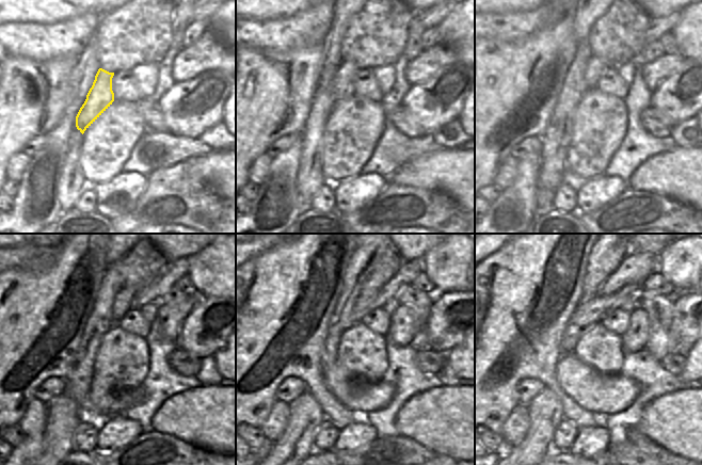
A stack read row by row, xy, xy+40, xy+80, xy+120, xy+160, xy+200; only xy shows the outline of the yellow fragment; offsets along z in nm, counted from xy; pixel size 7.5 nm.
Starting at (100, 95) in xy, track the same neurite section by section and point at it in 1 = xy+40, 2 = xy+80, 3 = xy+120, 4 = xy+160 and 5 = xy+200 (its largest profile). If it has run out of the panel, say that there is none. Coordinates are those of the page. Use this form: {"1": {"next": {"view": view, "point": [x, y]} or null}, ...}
{"1": {"next": {"view": "xy+40", "point": [341, 85]}}, "2": {"next": {"view": "xy+80", "point": [595, 67]}}, "3": {"next": {"view": "xy+120", "point": [123, 300]}}, "4": {"next": {"view": "xy+160", "point": [377, 278]}}, "5": {"next": {"view": "xy+200", "point": [636, 266]}}}

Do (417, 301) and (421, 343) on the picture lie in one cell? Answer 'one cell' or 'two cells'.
one cell

